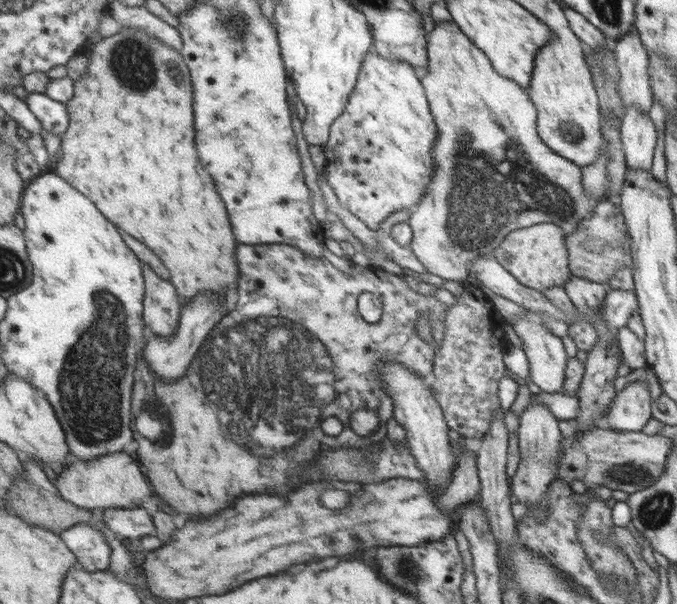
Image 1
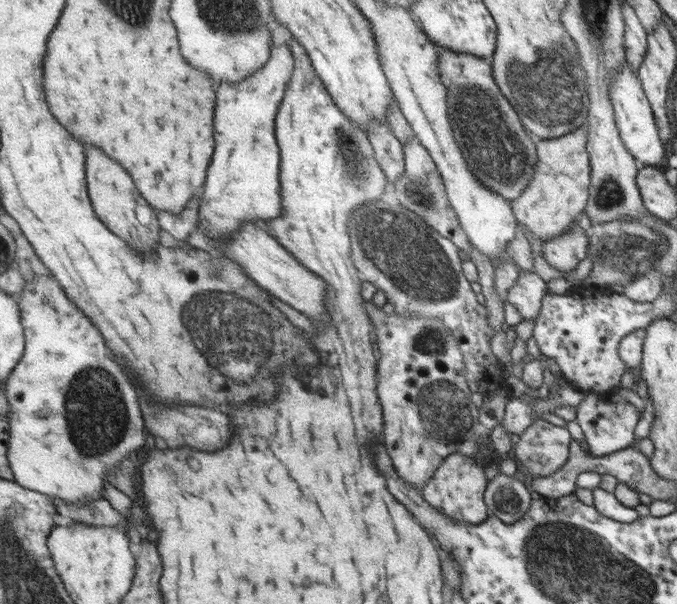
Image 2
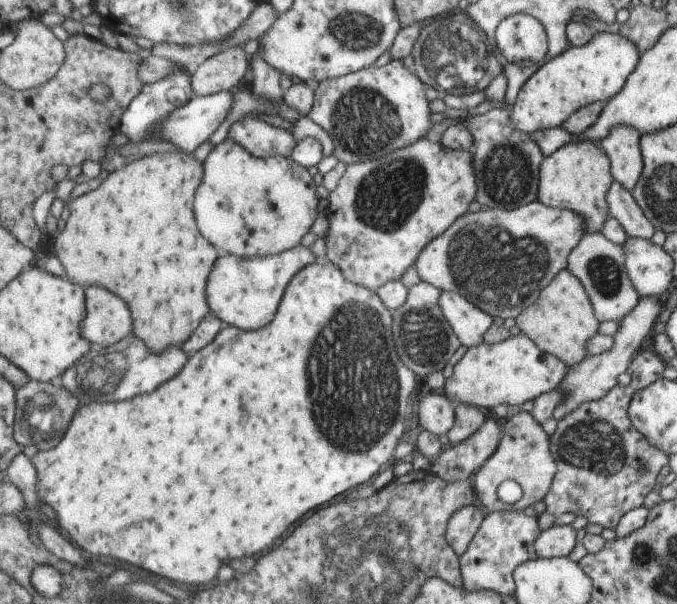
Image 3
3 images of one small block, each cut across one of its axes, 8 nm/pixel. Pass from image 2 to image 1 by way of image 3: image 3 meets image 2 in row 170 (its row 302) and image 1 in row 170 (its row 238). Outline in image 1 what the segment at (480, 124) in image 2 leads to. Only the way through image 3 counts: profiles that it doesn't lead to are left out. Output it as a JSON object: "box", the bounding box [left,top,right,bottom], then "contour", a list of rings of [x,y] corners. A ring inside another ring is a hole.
{"box":[408,21,602,284],"contour":[[[454,21],[437,23],[438,26],[430,32],[429,69],[419,71],[419,75],[441,136],[434,149],[436,177],[408,219],[413,230],[410,247],[430,274],[436,274],[444,281],[464,284],[469,276],[470,262],[481,254],[493,255],[493,250],[508,233],[554,223],[561,226],[567,236],[581,224],[578,223],[580,220],[596,213],[602,199],[588,195],[583,170],[577,163],[565,159],[541,139],[537,130],[537,107],[528,91],[513,79],[501,75],[485,51],[478,48]]]}

